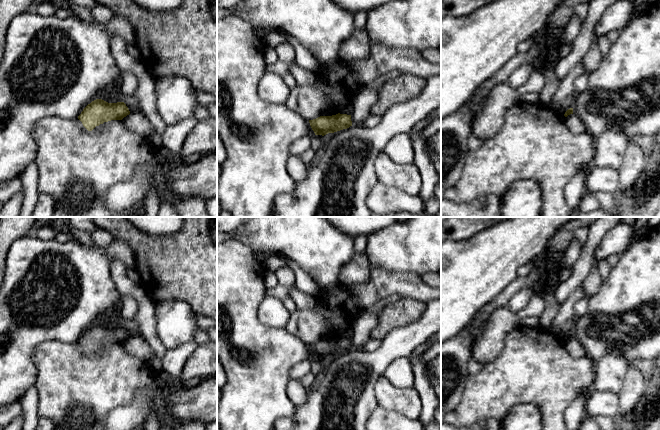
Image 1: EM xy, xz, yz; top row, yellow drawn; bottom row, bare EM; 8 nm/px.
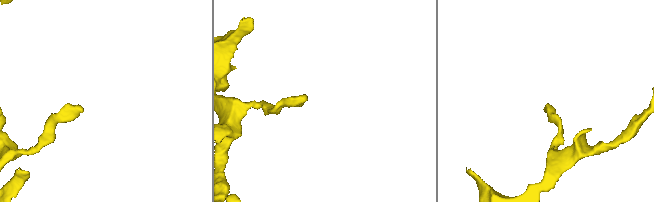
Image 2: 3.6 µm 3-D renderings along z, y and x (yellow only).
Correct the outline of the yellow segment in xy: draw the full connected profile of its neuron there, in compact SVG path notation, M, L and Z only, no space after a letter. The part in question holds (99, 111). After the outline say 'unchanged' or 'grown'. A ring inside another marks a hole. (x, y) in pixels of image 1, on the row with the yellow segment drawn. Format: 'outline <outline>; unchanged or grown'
outline M96 99L83 109L78 119L88 131L92 131L104 122L122 120L129 114L130 111L124 102L108 103Z; unchanged

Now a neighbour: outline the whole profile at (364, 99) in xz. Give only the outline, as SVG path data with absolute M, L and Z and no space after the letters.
M363 88L356 93L352 101L352 125L362 125L371 115L370 109L375 104L381 88Z

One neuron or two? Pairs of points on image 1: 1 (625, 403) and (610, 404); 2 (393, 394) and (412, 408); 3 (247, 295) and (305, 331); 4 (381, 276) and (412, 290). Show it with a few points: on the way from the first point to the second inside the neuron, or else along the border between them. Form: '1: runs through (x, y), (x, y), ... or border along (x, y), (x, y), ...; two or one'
1: border along (619, 394), (619, 410), (617, 412); two
2: runs through (398, 399), (404, 400), (407, 403); one
3: border along (284, 328), (304, 342); two
4: runs through (389, 283), (404, 284); one

